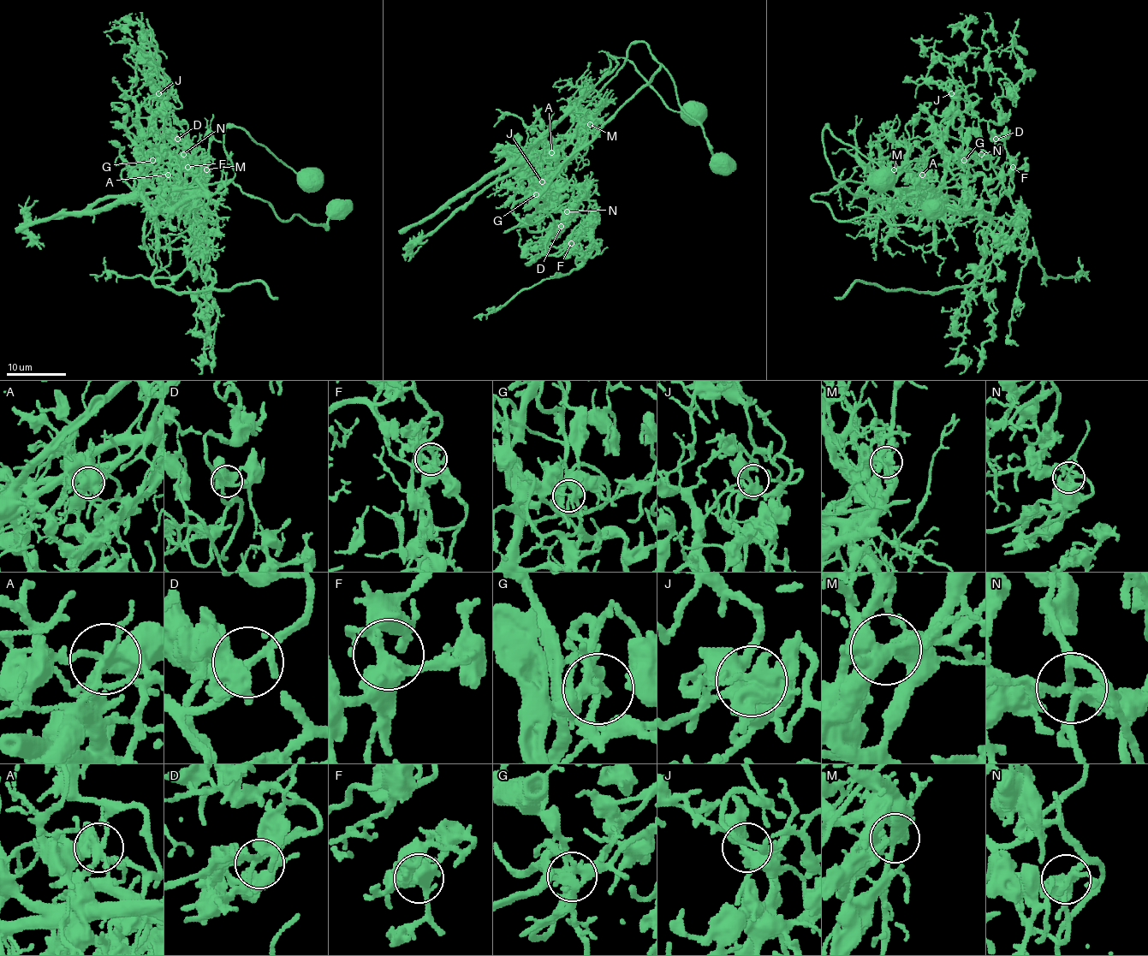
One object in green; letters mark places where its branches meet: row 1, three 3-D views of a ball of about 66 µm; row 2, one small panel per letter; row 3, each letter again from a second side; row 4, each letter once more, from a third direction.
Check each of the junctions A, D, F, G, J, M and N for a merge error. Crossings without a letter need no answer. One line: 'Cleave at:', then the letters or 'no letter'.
Cleave at: A, G, M

